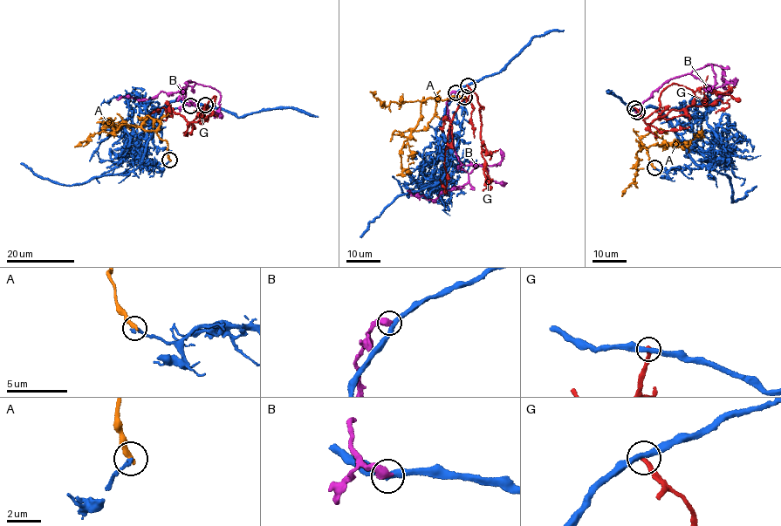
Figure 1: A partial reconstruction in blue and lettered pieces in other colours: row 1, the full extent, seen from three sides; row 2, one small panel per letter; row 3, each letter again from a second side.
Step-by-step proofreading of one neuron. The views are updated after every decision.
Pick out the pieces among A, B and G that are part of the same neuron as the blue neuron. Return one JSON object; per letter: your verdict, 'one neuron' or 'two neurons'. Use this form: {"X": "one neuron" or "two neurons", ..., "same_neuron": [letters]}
{"A": "two neurons", "B": "two neurons", "G": "two neurons", "same_neuron": []}

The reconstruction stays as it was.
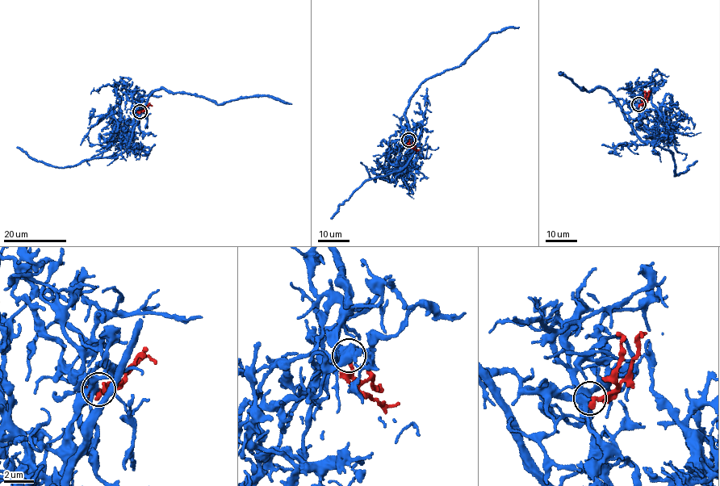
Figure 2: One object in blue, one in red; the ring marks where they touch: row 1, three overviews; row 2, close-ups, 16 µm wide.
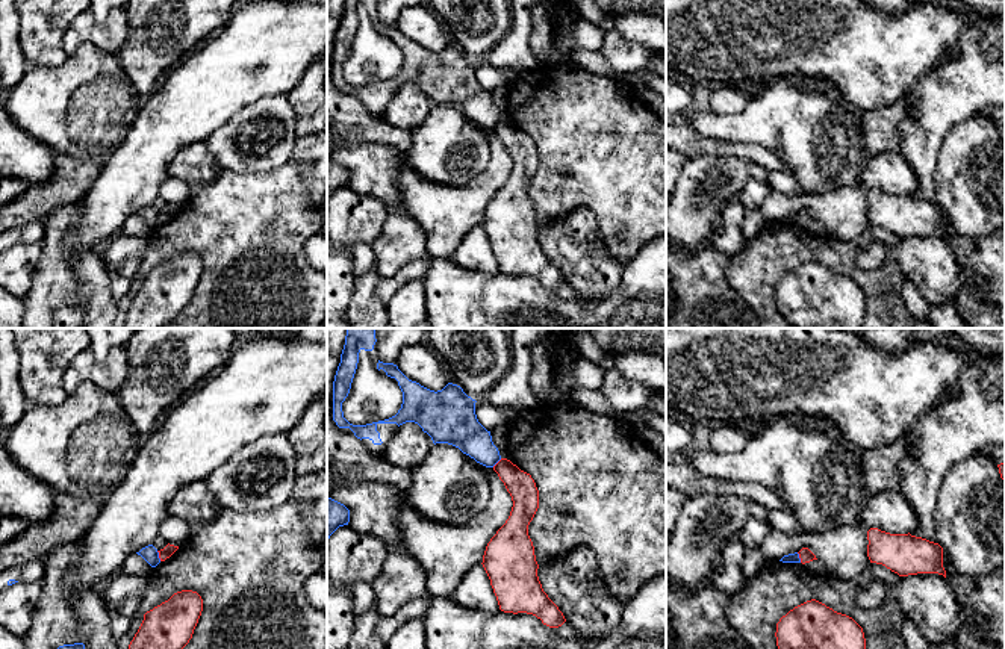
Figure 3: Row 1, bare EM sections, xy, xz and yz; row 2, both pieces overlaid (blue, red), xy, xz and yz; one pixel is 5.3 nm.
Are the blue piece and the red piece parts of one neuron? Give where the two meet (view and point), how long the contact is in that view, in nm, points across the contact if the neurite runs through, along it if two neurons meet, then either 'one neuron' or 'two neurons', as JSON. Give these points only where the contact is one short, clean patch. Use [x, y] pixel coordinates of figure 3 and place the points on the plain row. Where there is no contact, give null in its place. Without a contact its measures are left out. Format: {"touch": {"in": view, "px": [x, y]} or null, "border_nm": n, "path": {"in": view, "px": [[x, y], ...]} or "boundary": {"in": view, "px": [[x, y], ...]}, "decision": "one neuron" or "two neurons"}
{"touch": {"in": "xy", "px": [158, 217]}, "border_nm": 60, "boundary": {"in": "xy", "px": [[156, 212], [161, 221]]}, "decision": "two neurons"}

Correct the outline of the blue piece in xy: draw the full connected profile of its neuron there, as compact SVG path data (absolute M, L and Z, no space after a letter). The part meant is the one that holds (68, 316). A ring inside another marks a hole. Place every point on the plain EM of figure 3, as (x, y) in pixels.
M64 306L59 307L51 321L51 328L80 328L83 324L85 306Z

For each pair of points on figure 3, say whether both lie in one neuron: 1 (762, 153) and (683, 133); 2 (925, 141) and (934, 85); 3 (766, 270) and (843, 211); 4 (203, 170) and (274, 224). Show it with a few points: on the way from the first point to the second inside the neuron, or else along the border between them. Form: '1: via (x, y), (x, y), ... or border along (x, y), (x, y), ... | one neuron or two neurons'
1: via (742, 150), (712, 147), (703, 142) | one neuron
2: via (925, 127), (934, 111), (934, 99) | one neuron
3: border along (827, 233), (860, 244) | two neurons
4: border along (221, 170), (211, 180), (194, 189) | two neurons

